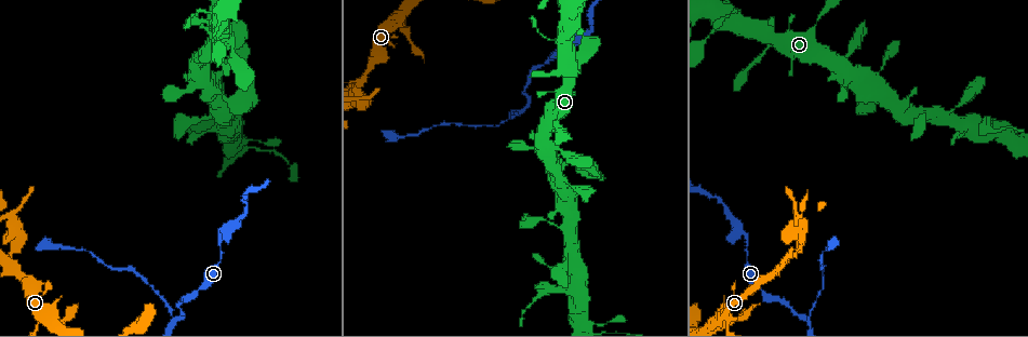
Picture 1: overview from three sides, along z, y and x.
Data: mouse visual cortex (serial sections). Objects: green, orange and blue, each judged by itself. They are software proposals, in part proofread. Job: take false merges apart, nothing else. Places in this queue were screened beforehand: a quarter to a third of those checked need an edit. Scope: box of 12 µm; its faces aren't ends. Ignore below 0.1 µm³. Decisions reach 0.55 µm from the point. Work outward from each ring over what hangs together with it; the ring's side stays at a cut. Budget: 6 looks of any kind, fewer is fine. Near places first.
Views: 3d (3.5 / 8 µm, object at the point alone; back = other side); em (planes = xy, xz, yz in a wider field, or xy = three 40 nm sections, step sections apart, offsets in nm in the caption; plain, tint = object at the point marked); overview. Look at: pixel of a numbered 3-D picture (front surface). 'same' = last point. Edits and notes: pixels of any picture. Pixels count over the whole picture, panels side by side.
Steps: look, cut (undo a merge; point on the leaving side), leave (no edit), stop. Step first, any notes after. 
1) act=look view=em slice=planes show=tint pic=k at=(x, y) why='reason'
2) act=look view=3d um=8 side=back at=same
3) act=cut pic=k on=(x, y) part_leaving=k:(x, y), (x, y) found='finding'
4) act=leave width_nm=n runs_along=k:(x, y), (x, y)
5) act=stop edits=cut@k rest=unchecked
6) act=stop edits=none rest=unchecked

act=look view=3d um=3.5 pic=1 at=(715, 31) why='thin arm on a thick one'

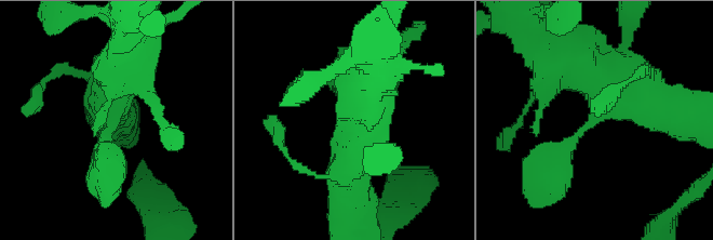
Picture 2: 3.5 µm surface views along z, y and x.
act=look view=em slice=xy step=5 show=tint pic=2 at=(114, 112)

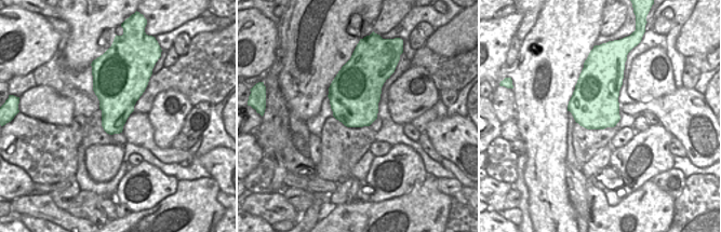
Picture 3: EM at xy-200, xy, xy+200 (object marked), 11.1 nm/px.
act=leave runs_along=2:(681, 111), (555, 68) found='all the same cell'

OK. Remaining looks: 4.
act=look view=3d um=8 pic=1 at=(547, 221)

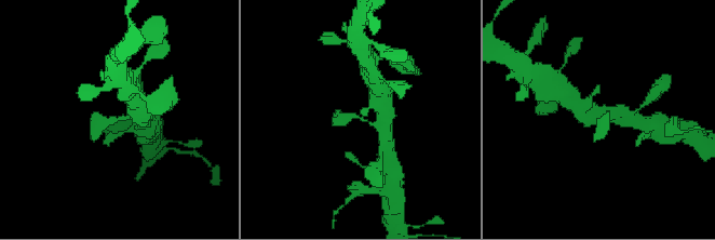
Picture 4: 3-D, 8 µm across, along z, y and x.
act=look view=em slice=xy step=5 show=tint pic=4 at=(357, 117)

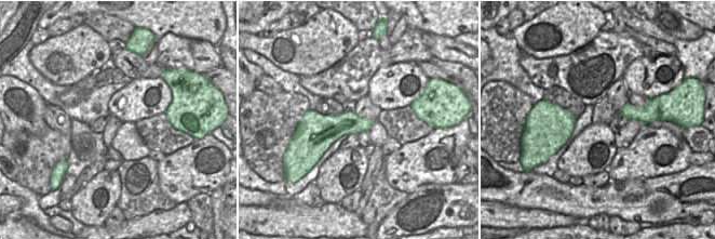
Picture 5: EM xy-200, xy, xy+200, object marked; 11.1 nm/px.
act=leave runs_along=4:(144, 112), (109, 120), (94, 137) found='one cell here'

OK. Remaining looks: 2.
act=look view=3d um=8 pic=1 at=(360, 100) why='sharp bend'

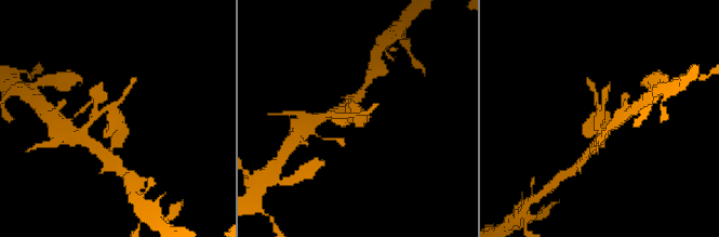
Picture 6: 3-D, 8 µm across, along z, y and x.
act=look view=em slice=xy step=3 show=tint pic=6 at=(113, 112) why='now the EM'

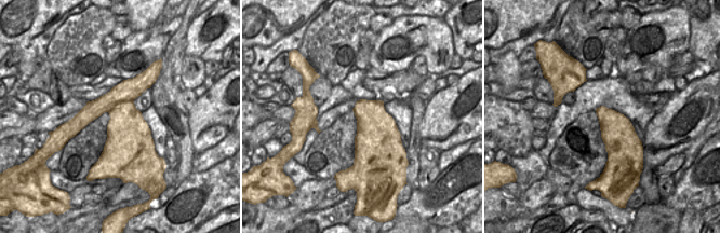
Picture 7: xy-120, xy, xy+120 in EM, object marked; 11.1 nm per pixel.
act=cut pic=6 on=(100, 89) found='two cells meet here'

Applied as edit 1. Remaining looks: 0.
act=stop edits=cut@6 rest=unchecked

